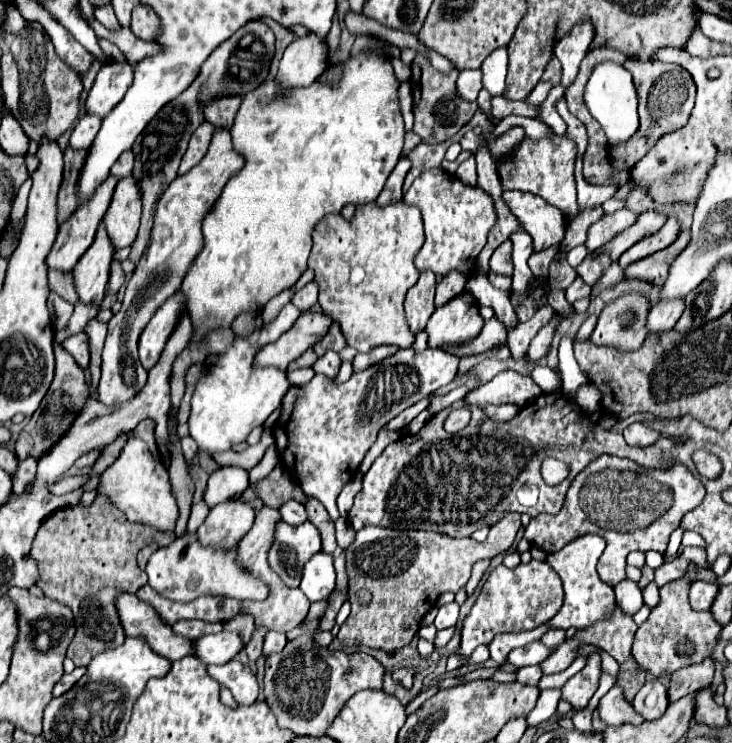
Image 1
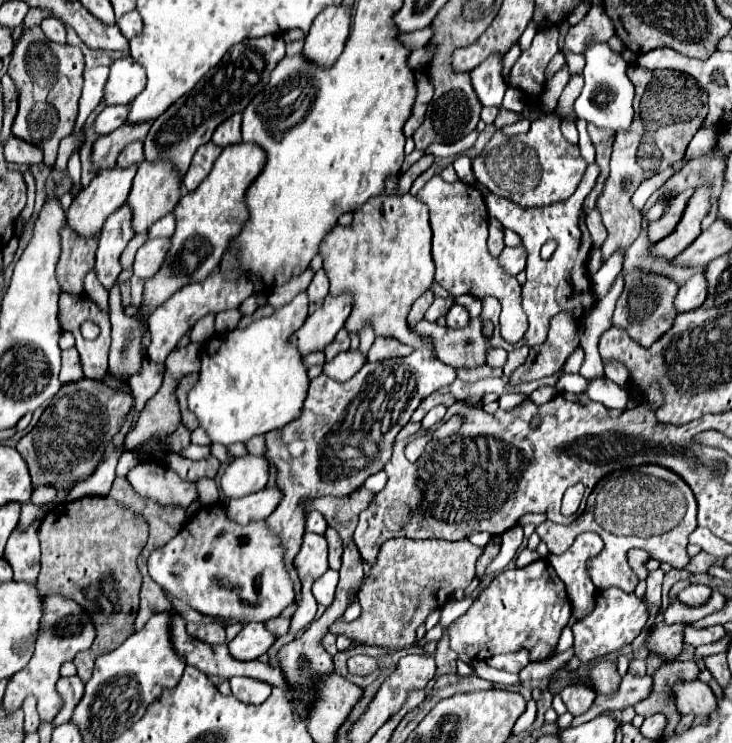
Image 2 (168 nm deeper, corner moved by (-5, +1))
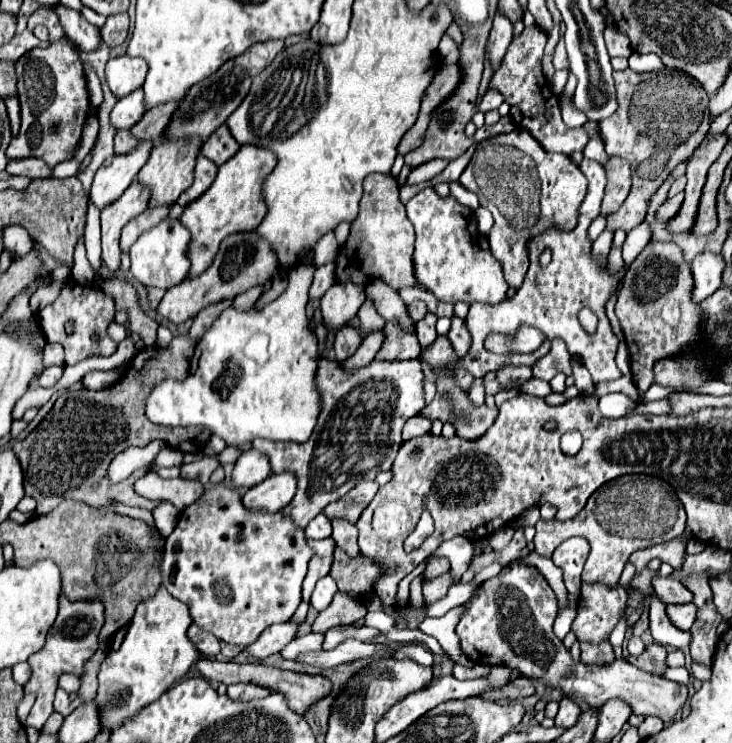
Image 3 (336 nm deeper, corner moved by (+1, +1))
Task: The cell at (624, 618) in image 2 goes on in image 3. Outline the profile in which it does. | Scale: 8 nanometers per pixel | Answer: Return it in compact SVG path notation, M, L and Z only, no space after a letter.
M583 583L581 587L581 599L577 607L577 617L573 621L571 631L577 635L577 641L583 643L603 643L609 639L611 631L619 623L621 615L627 609L627 591L619 587L607 587L603 583Z

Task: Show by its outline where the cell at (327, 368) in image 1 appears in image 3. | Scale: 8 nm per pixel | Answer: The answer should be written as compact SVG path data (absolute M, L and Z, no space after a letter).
M381 331L365 335L365 337L363 337L363 341L361 341L361 345L359 345L359 349L357 349L349 359L341 361L339 365L341 365L343 369L359 369L359 367L369 365L369 363L373 361L375 353L379 351L381 341L383 341L383 333L381 333Z

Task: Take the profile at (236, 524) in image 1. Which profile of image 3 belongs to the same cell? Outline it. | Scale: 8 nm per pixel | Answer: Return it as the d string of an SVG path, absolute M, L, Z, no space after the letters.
M279 473L251 487L243 495L243 505L247 509L263 513L277 513L281 511L283 505L287 505L287 501L291 501L293 495L295 495L295 477L291 477L291 473Z

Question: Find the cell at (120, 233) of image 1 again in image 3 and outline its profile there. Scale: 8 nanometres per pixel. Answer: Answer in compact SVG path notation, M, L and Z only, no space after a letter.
M195 137L187 141L165 141L163 145L155 145L149 161L143 165L143 169L137 175L137 181L145 187L149 187L151 197L149 197L149 207L161 207L161 205L173 205L181 191L185 191L193 183L193 167L195 167L195 157L199 153L201 145L195 141Z

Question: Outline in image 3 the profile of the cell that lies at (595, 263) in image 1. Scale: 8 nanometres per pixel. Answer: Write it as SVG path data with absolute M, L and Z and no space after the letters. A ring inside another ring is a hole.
M631 69L613 73L619 107L607 119L601 121L601 133L607 155L619 155L629 161L633 169L633 185L629 197L615 213L607 215L607 229L631 231L637 227L645 213L649 197L667 179L669 171L687 159L693 149L705 139L709 129L709 95L691 75L677 69L663 69L655 73L635 73ZM657 127L657 129L655 129ZM661 127L681 127L681 143L669 147L661 139Z

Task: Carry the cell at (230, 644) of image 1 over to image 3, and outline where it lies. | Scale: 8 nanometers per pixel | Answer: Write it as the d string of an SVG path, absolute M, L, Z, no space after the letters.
M287 621L287 623L279 623L279 625L271 625L267 627L257 641L253 641L251 645L245 647L245 651L255 657L255 659L265 659L273 653L279 653L297 633L299 623L295 621Z

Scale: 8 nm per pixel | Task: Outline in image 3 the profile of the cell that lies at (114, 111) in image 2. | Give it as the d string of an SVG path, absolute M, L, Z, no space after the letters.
M137 89L131 95L117 101L117 105L109 113L109 121L115 129L129 129L131 125L135 125L135 121L139 121L143 113L145 113L143 91Z

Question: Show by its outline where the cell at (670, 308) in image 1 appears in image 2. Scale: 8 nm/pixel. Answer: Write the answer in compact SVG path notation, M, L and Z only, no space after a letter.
M703 271L695 273L677 293L675 297L675 307L679 313L685 313L685 311L693 311L697 307L701 307L705 303L705 275Z

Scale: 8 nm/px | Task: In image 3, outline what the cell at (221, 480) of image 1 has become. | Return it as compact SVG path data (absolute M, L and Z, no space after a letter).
M249 449L237 459L231 477L233 477L233 487L251 489L251 487L259 485L267 475L271 475L267 457L259 451Z

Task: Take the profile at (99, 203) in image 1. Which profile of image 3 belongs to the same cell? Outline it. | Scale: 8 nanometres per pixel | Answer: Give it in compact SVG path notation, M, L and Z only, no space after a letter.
M141 141L135 153L113 155L111 159L107 159L95 173L91 193L89 193L91 203L97 209L103 209L111 205L113 201L117 201L123 195L123 191L135 181L151 149L153 149L151 141Z

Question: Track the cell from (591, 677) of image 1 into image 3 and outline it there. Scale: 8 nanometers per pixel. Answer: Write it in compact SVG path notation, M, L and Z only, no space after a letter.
M563 697L561 703L559 703L559 713L555 717L555 725L561 725L561 727L573 727L577 723L581 715L581 707L577 703L573 703L571 699Z

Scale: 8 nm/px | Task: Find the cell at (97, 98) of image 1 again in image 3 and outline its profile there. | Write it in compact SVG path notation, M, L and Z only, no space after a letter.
M127 55L109 59L105 67L107 85L117 99L127 97L135 89L139 89L145 81L145 73L147 73L147 63L143 59L137 57L133 59Z

